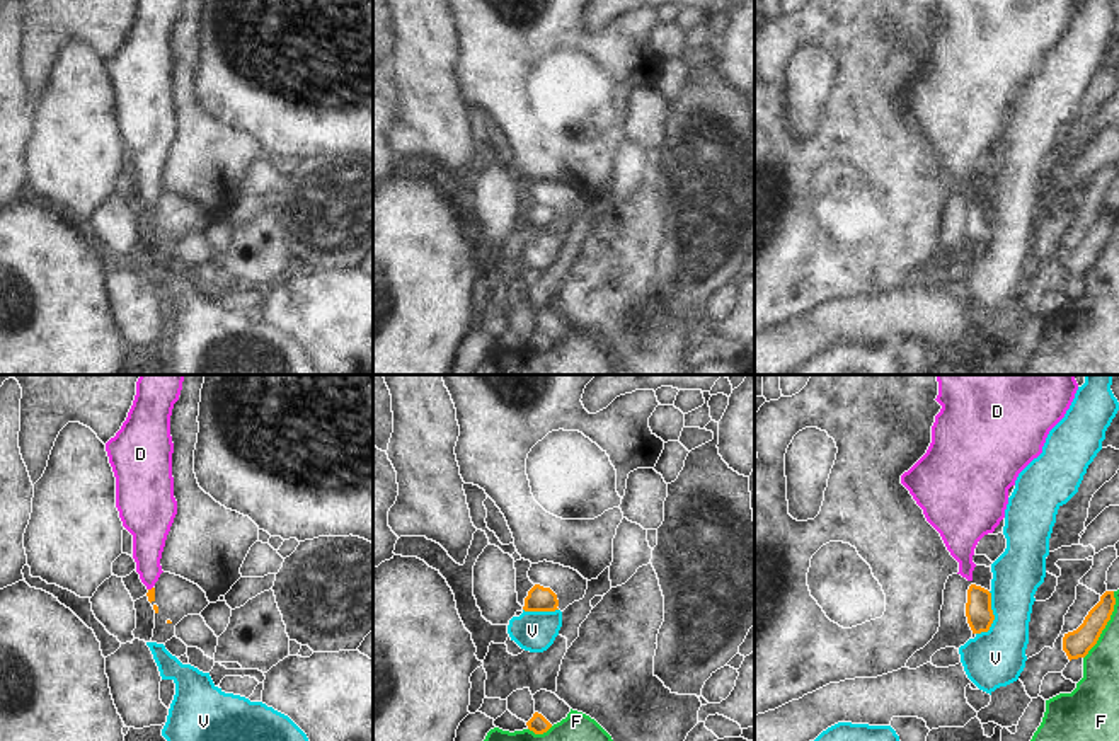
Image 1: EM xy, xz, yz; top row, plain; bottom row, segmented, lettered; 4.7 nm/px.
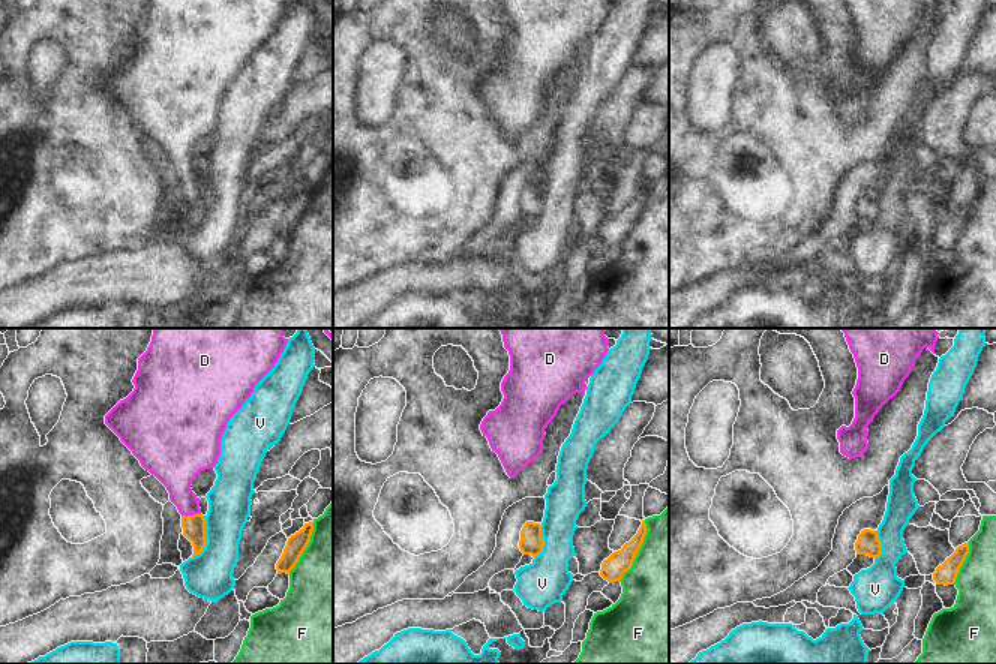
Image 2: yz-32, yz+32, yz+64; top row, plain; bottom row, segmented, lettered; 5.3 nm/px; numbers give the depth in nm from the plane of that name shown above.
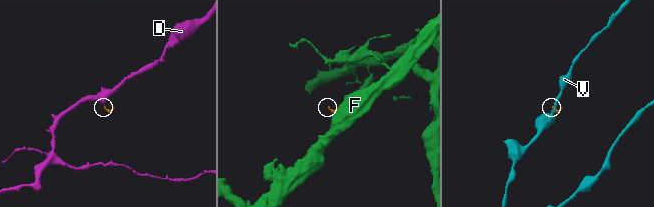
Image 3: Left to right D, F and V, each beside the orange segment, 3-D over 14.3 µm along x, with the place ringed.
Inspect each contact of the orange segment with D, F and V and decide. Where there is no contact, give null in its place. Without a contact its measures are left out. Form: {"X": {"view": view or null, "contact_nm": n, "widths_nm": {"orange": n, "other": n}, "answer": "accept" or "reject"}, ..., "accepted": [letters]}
{"D": {"view": "xy", "contact_nm": 30, "widths_nm": {"orange": 40, "other": 160}, "answer": "accept"}, "F": {"view": "yz", "contact_nm": 360, "widths_nm": {"orange": 130, "other": 180}, "answer": "reject"}, "V": {"view": "yz", "contact_nm": 220, "widths_nm": {"orange": 130, "other": 260}, "answer": "reject"}, "accepted": ["D"]}

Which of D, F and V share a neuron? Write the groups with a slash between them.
D / F / V

